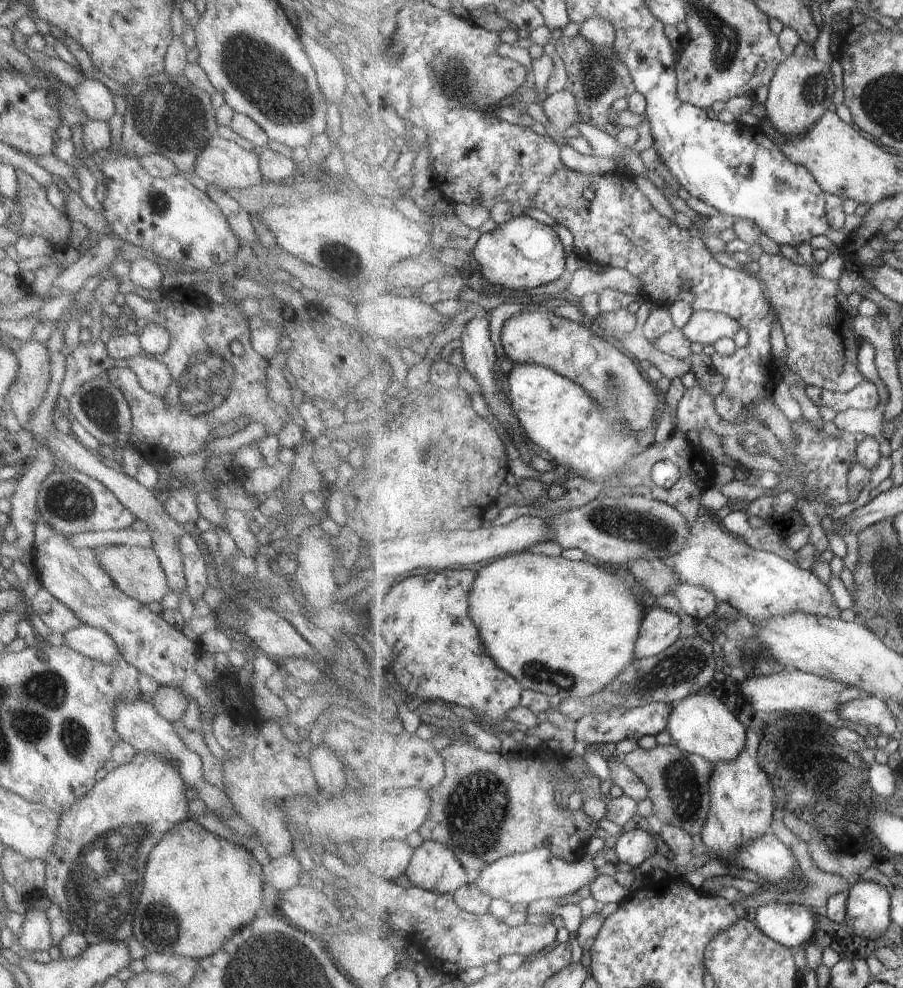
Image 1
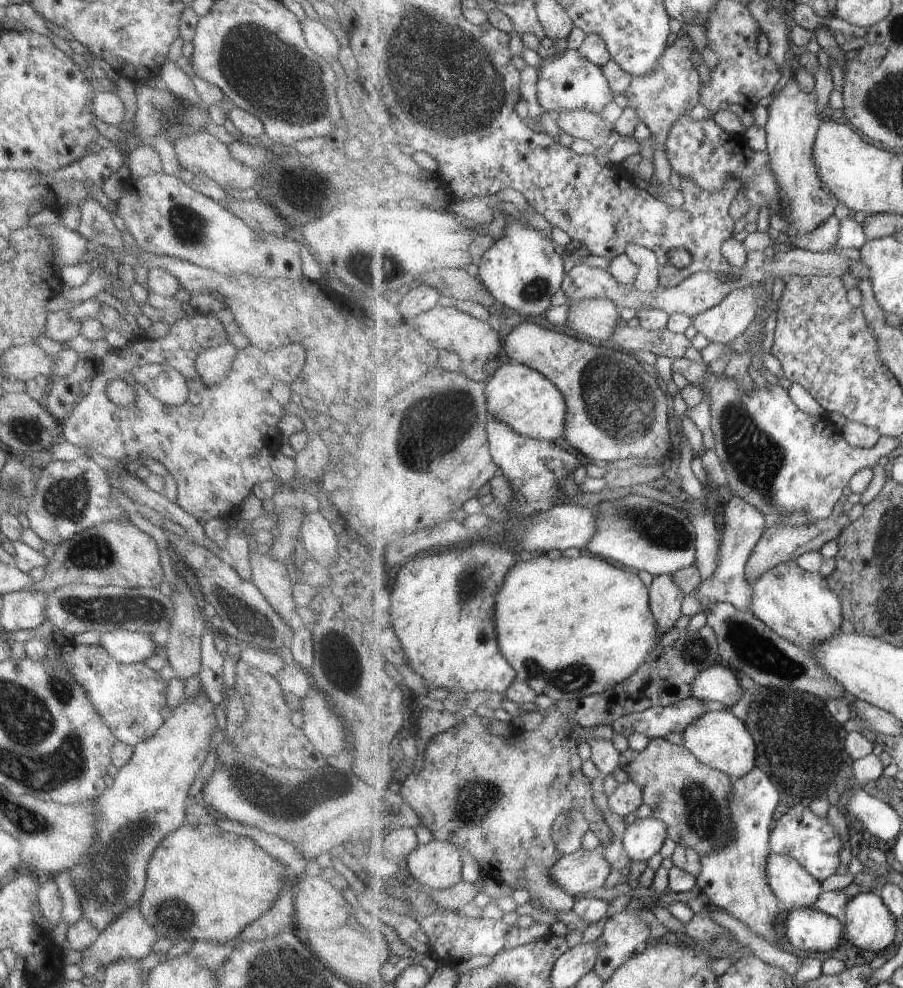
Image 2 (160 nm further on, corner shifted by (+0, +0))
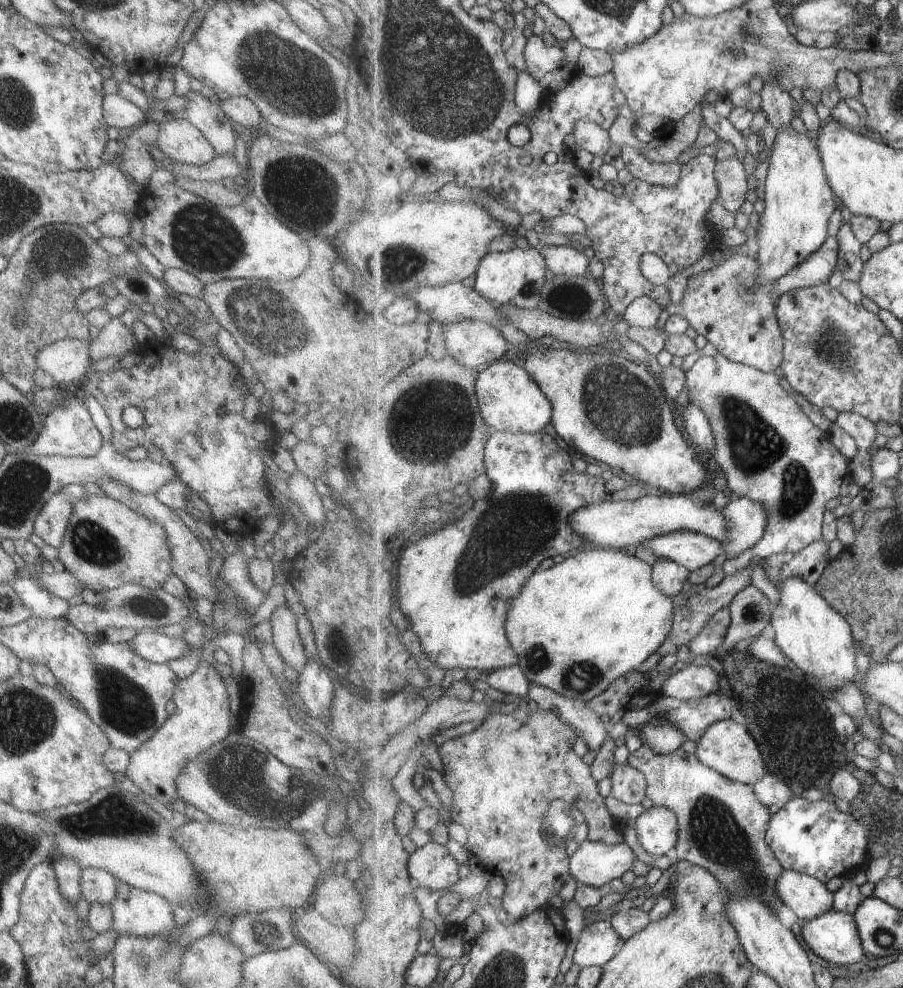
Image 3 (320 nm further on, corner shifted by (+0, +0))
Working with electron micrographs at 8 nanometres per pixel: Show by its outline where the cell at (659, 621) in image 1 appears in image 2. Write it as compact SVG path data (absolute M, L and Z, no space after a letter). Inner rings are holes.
M674 574L653 576L650 584L650 601L662 635L671 632L677 619L683 616L682 602L685 595Z

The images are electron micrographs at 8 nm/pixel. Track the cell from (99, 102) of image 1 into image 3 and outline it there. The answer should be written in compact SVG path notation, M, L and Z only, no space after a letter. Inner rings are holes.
M103 94L103 98L101 98L101 114L105 126L117 130L133 128L141 120L147 119L146 113L141 108L115 94Z

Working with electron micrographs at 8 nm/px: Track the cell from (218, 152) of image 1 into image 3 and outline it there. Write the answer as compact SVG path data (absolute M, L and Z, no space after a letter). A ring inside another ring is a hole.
M179 115L168 116L165 122L159 123L155 144L171 161L185 166L199 166L215 158L211 144L201 132Z

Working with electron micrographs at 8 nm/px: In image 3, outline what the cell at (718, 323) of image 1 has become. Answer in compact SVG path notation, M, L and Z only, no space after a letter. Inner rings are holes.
M789 126L776 134L765 180L765 208L759 217L759 284L775 285L825 245L827 226L839 200L829 185L817 142L807 132Z

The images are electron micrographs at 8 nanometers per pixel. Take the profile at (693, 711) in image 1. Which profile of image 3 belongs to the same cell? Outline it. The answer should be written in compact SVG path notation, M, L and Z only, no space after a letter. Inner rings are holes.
M731 719L719 720L715 724L711 724L703 738L696 743L695 754L697 758L709 766L712 770L717 770L719 774L723 774L726 778L731 778L736 782L745 785L755 785L763 776L767 775L767 760L761 752L760 744L749 733L748 727L743 724L737 724Z

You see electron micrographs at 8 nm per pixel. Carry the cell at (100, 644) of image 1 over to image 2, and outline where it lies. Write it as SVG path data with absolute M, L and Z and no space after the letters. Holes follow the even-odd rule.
M105 631L98 644L120 663L141 663L156 652L150 635L129 631Z

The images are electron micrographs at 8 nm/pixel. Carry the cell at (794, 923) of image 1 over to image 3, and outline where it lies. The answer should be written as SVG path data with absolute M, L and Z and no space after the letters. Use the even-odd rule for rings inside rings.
M839 911L825 912L797 928L805 944L825 961L850 966L865 958L859 930L853 915Z

